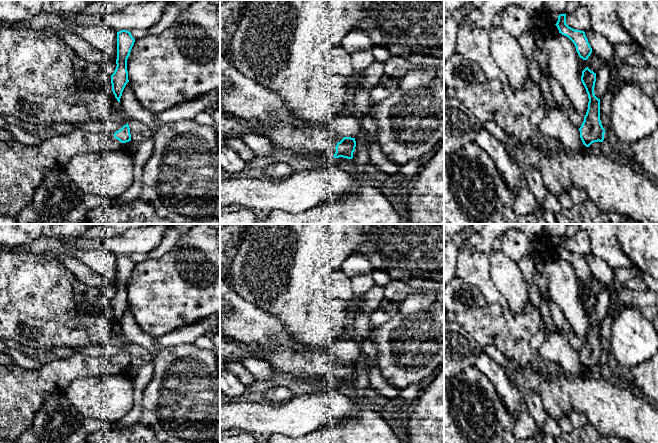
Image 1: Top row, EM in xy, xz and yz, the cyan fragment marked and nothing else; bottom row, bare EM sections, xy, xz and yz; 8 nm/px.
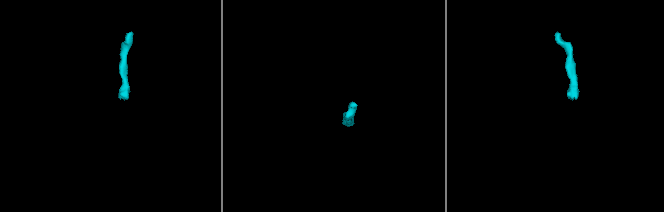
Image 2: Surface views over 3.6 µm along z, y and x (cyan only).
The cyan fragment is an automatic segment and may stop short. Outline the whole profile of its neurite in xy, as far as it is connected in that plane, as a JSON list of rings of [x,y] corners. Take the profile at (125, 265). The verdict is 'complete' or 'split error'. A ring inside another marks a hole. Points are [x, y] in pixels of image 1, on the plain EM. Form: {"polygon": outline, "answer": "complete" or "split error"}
{"polygon": [[[127,254],[117,256],[117,290],[114,297],[111,299],[111,308],[113,318],[119,327],[122,316],[126,308],[129,306],[127,283],[130,279],[134,266],[135,263],[132,261],[131,256]]], "answer": "complete"}

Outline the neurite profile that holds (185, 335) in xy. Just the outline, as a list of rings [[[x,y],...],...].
[[[213,314],[200,322],[196,322],[192,325],[182,327],[162,335],[154,339],[153,351],[161,348],[176,346],[178,344],[190,344],[206,334],[213,334],[220,322],[220,314]]]

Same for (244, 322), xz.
[[[220,279],[220,300],[228,306],[228,310],[220,316],[220,331],[236,341],[268,350],[276,346],[284,346],[292,348],[296,352],[332,353],[342,361],[356,362],[363,356],[362,340],[359,340],[351,333],[350,326],[344,337],[331,344],[328,348],[312,347],[294,340],[276,316],[243,299],[223,279]]]

